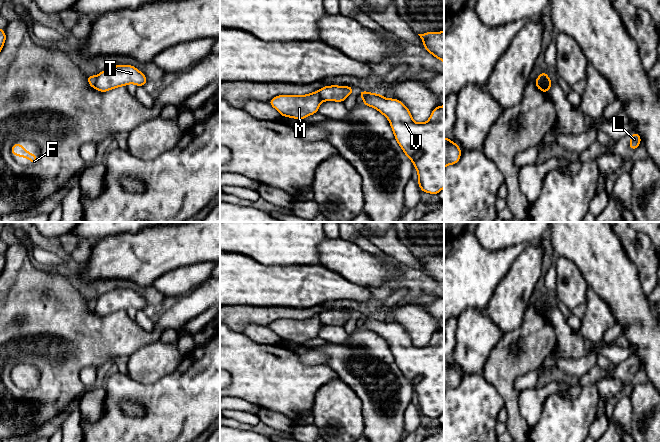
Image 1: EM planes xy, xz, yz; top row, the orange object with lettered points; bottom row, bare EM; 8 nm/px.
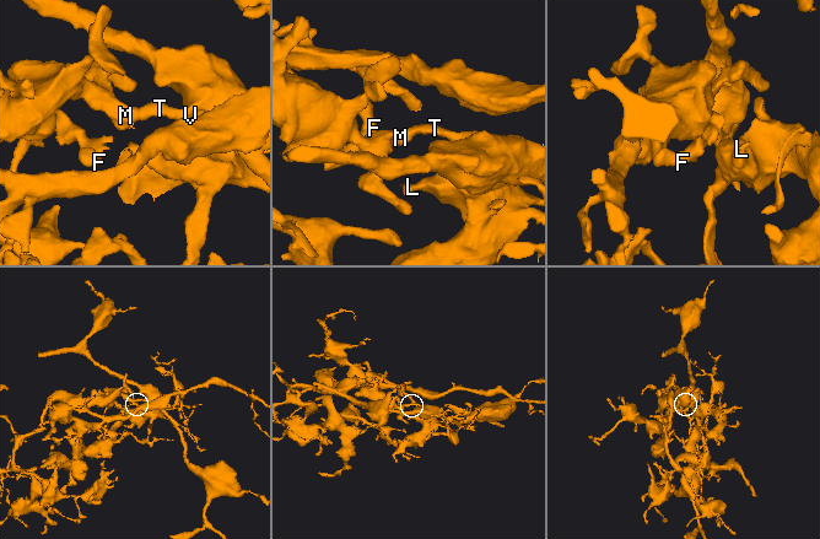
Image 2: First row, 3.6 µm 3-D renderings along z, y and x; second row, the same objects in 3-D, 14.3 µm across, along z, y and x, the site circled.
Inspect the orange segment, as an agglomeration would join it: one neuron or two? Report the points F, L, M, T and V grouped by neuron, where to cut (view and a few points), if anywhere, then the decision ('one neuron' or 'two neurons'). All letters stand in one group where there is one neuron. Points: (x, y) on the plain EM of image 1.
F L M / T V | xy (96, 300), (94, 311) | two neurons

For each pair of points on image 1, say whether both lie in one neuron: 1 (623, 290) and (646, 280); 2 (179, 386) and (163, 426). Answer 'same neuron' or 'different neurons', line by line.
1: different neurons
2: same neuron

